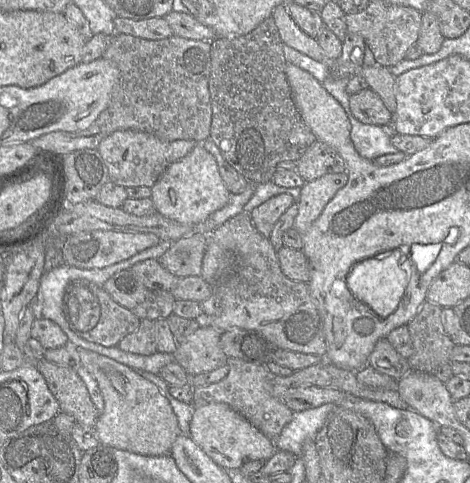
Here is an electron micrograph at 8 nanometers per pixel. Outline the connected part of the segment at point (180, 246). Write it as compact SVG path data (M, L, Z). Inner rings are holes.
M193 231L172 242L169 249L157 260L177 278L200 276L206 245L207 234Z

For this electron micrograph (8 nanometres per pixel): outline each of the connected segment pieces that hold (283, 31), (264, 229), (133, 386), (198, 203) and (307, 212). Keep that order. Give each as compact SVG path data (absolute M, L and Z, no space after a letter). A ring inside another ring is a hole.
M284 4L275 7L271 17L274 19L280 38L285 45L316 61L327 62L326 55L316 38L309 36L299 28Z
M287 193L276 195L250 212L250 219L259 233L269 238L280 216L293 204L294 198Z
M77 347L77 350L81 365L97 381L104 399L104 410L95 426L99 442L145 456L170 455L181 430L177 416L159 388L129 366L114 359L84 348Z
M197 143L185 157L170 163L151 187L150 196L159 214L195 226L201 226L212 213L224 207L229 197L230 192L219 173L217 162L203 143Z
M344 172L326 174L318 179L305 182L301 187L299 210L292 228L301 235L306 232L336 192L346 185L347 180L348 175Z

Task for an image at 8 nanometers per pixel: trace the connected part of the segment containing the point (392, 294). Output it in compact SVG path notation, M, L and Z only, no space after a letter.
M407 250L379 258L371 258L357 262L347 275L347 287L360 301L369 306L379 317L386 318L398 307L410 277Z

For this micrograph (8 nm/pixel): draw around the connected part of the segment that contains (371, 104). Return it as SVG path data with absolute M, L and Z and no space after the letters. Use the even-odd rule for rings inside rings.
M371 88L350 95L349 107L353 116L364 124L379 126L392 124L394 113Z

